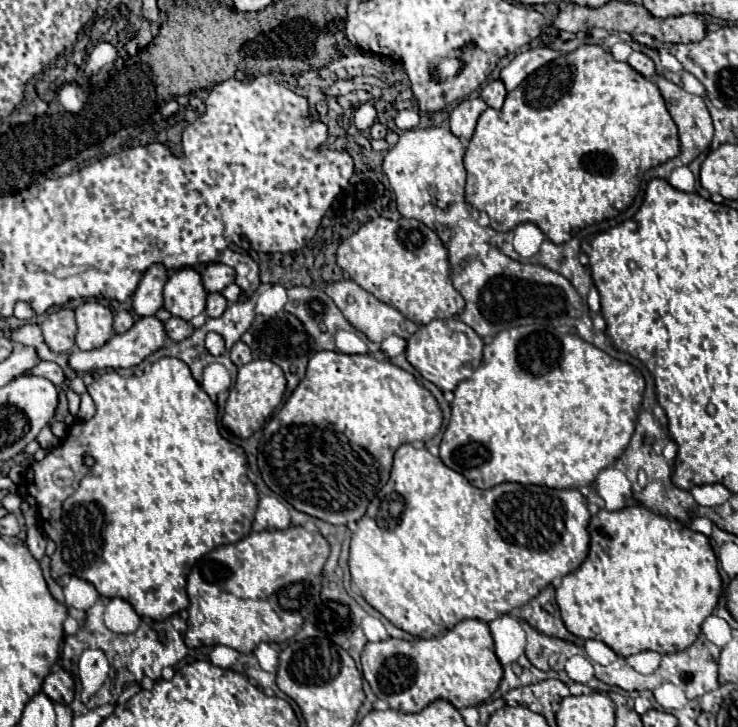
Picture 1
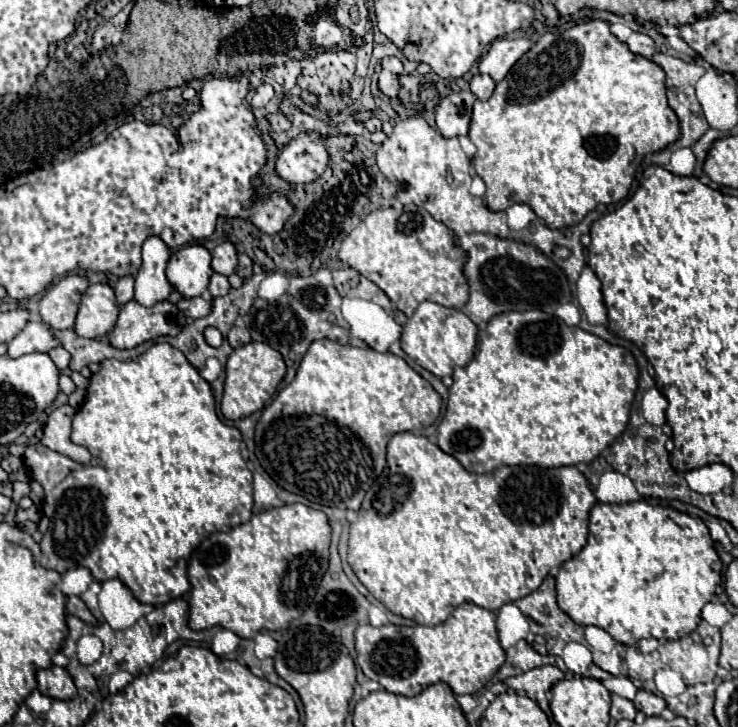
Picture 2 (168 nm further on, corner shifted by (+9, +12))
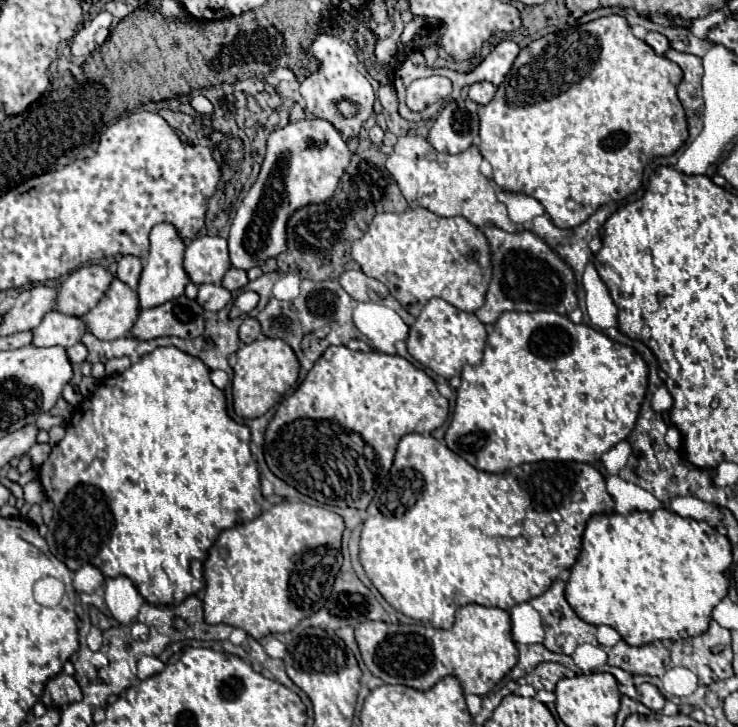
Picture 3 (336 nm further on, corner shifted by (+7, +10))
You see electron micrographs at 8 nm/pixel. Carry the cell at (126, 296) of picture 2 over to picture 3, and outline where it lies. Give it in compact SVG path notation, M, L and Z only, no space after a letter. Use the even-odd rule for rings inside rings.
M131 254L121 256L119 262L117 262L117 278L123 280L125 284L129 284L131 288L137 288L137 282L139 282L141 270L143 270L141 258L131 256Z

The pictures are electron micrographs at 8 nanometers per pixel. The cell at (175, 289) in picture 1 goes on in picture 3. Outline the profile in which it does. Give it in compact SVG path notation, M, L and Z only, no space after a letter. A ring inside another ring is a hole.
M199 236L185 250L185 270L195 284L221 284L225 272L231 268L227 240L221 236Z

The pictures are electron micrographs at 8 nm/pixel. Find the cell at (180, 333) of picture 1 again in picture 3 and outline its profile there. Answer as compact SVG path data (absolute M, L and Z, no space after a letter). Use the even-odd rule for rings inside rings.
M203 284L197 294L197 302L205 310L215 310L215 312L225 308L231 302L231 298L233 298L233 294L227 288L217 286L217 284Z

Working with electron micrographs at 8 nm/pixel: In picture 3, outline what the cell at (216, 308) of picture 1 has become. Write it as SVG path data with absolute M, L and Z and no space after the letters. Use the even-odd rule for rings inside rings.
M231 268L223 278L223 286L227 286L227 290L231 290L231 292L237 292L237 290L245 288L247 284L249 284L247 272L239 270L239 268Z

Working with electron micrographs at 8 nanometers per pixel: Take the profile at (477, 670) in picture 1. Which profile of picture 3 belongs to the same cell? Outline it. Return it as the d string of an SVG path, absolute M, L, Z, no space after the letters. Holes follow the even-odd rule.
M479 604L459 608L457 620L449 630L423 624L363 622L355 628L355 640L363 662L373 676L387 684L403 684L417 690L429 690L441 678L455 676L465 694L485 696L519 660L519 652L511 636L511 614L501 608Z

